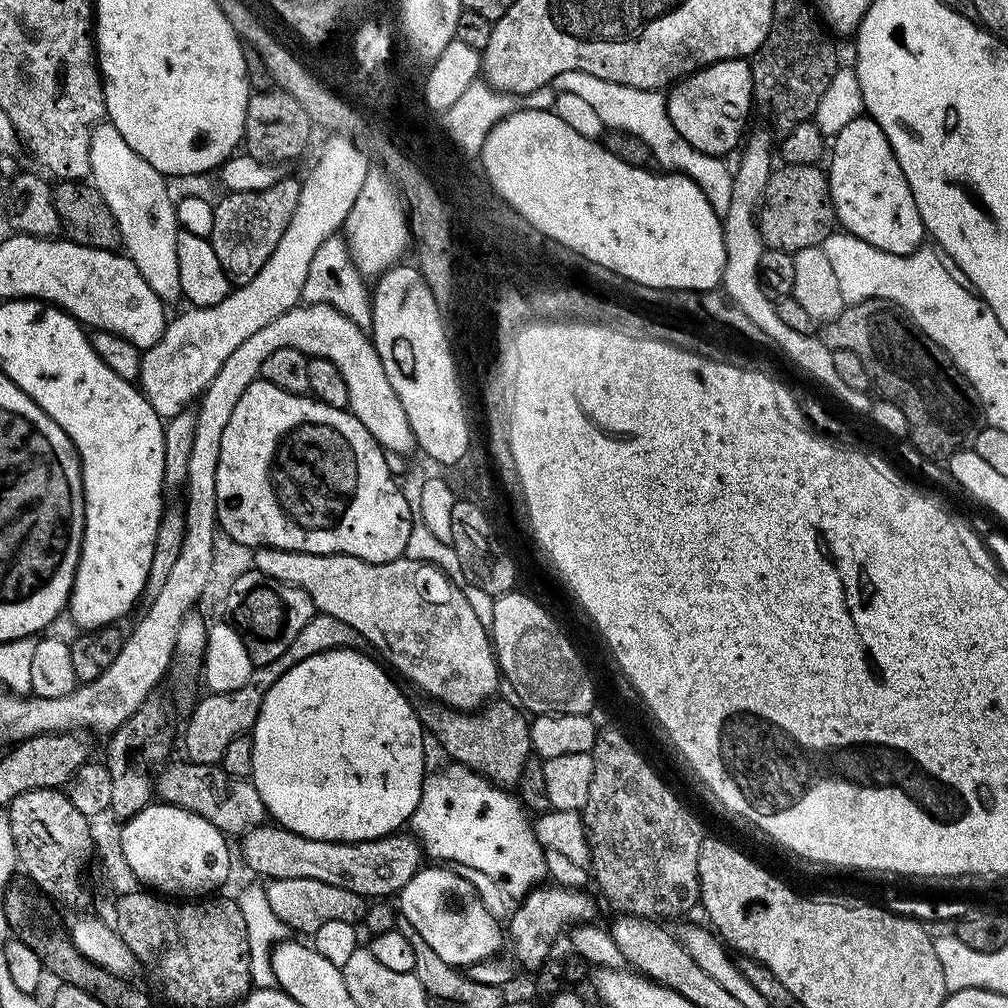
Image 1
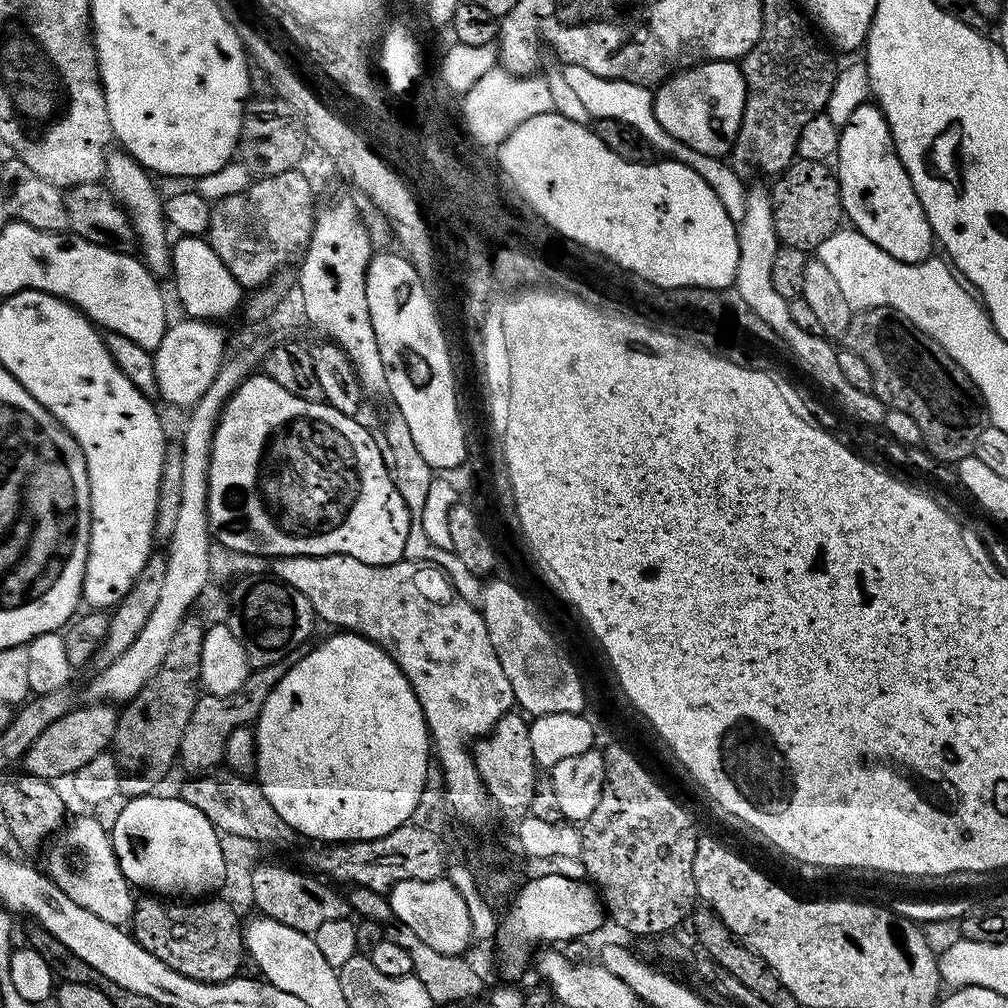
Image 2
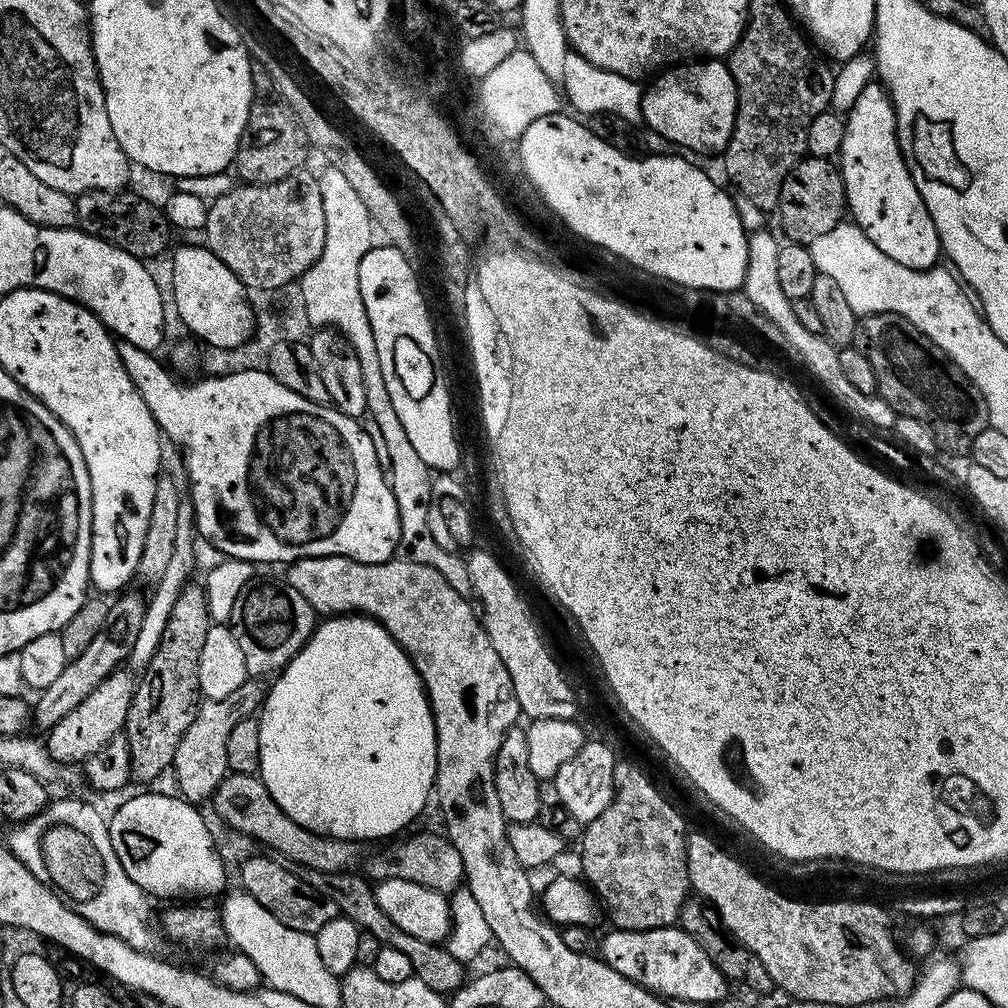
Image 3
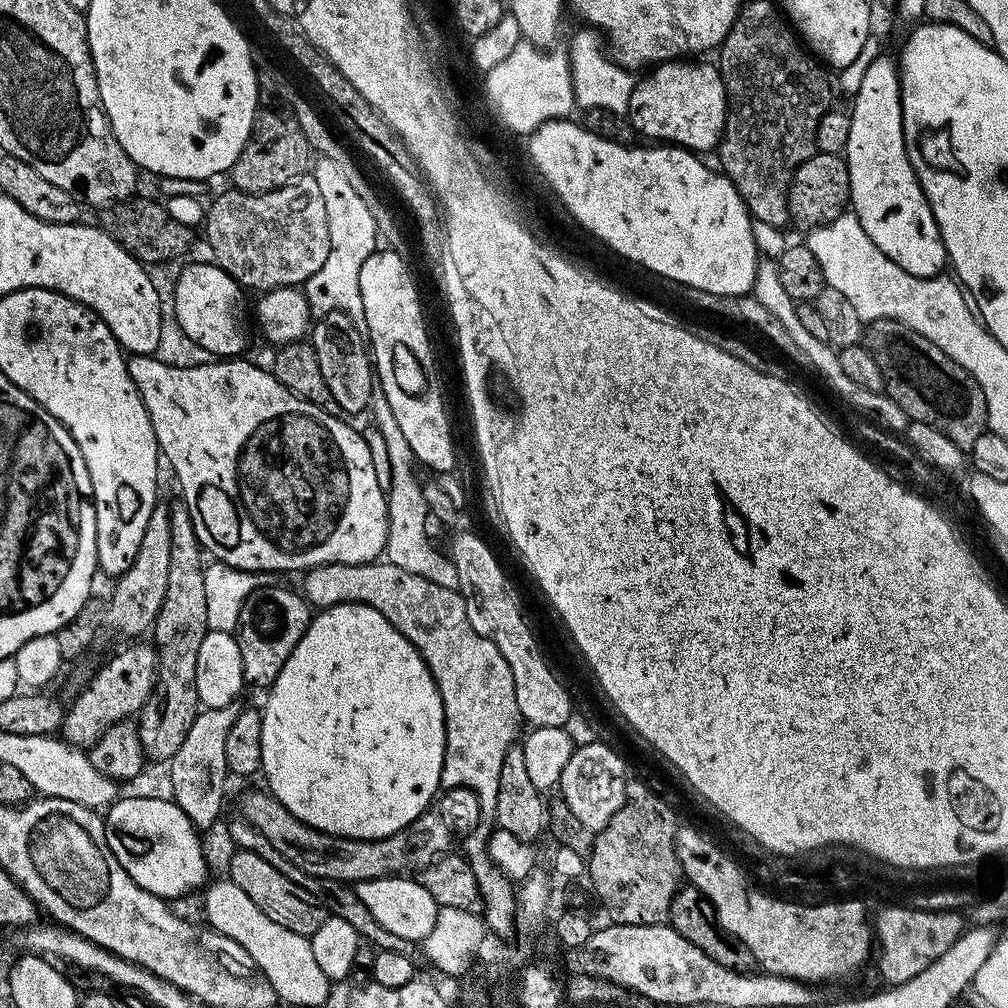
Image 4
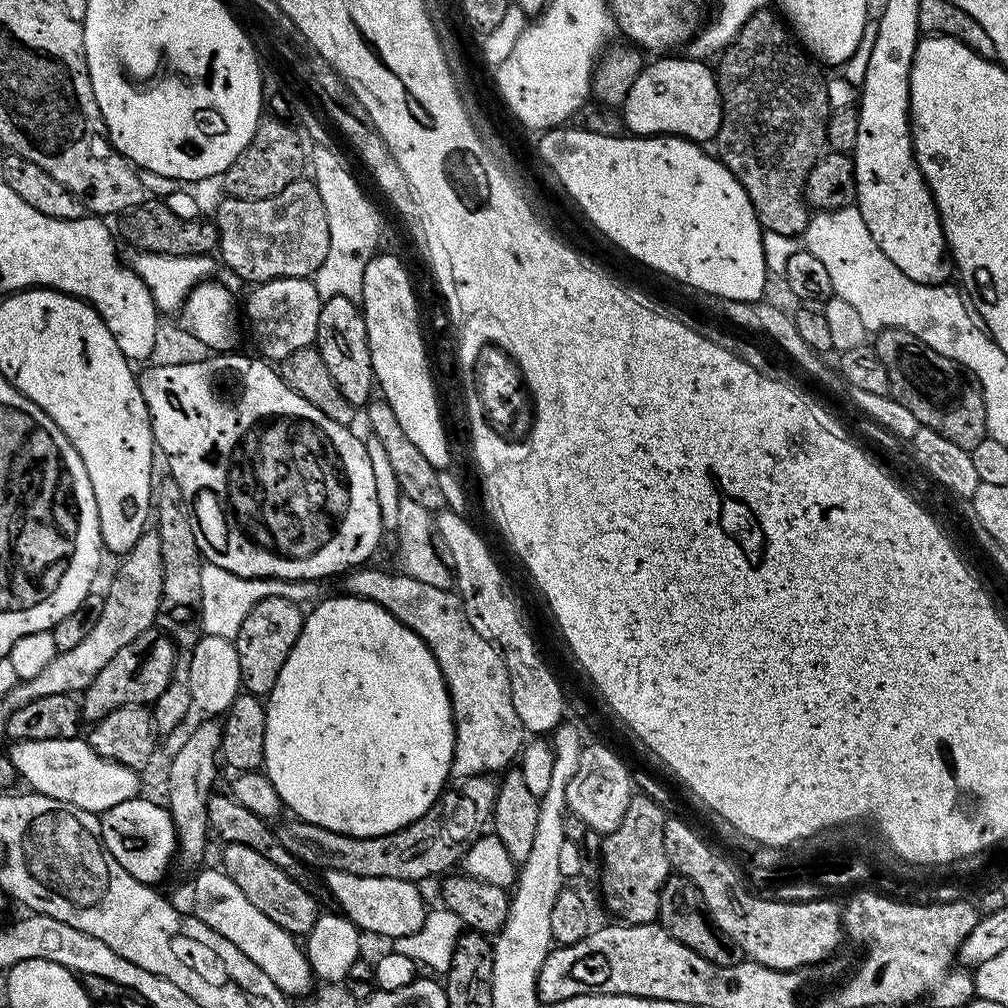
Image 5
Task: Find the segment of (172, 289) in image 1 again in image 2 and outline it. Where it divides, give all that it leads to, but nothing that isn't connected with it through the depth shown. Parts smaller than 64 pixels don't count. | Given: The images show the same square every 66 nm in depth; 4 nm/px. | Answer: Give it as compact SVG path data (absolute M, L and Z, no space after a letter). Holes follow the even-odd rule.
M123 150L113 151L108 157L106 173L107 187L112 189L112 195L120 201L121 206L132 219L132 229L136 232L138 252L149 272L157 278L164 278L172 271L172 244L168 240L170 225L165 219L165 201L160 198L160 192L152 180L147 168L142 167L133 156Z

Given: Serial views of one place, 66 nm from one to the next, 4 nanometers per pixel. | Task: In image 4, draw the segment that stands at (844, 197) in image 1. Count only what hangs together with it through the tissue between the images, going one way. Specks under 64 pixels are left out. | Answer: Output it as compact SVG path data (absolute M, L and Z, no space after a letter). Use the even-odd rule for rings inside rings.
M881 54L866 66L866 74L862 74L862 86L851 97L850 138L843 150L843 157L850 174L851 211L858 218L862 230L870 234L870 242L890 258L906 274L914 274L918 278L930 278L941 275L948 264L946 246L942 242L942 234L938 230L938 222L934 222L934 214L930 210L930 202L914 174L914 166L910 166L910 158L904 141L904 123L902 122L902 102L900 101L900 70L895 59L888 54Z

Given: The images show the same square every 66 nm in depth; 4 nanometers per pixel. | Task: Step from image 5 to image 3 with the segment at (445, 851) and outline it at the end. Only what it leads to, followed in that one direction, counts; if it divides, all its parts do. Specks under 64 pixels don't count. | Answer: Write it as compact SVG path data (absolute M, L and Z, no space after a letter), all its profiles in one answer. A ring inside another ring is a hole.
M229 774L225 776L224 781L217 786L215 794L212 795L210 807L216 811L216 816L222 823L229 824L234 831L241 832L244 836L253 836L258 843L265 844L269 848L265 848L269 853L283 858L289 865L301 864L302 866L310 866L310 870L322 870L323 872L356 870L359 869L359 864L361 867L361 845L357 841L339 840L333 836L322 836L318 832L310 830L298 822L294 822L294 818L290 818L290 814L286 814L286 810L282 810L282 806L278 806L278 802L274 802L270 790L266 790L266 786L260 780L259 775L237 776Z

